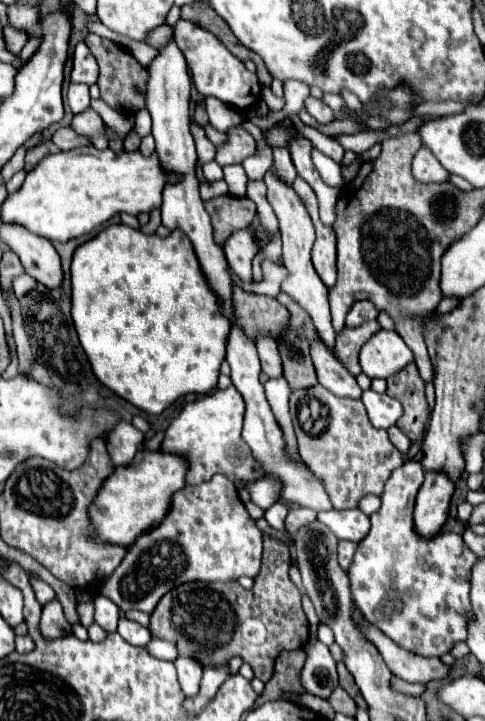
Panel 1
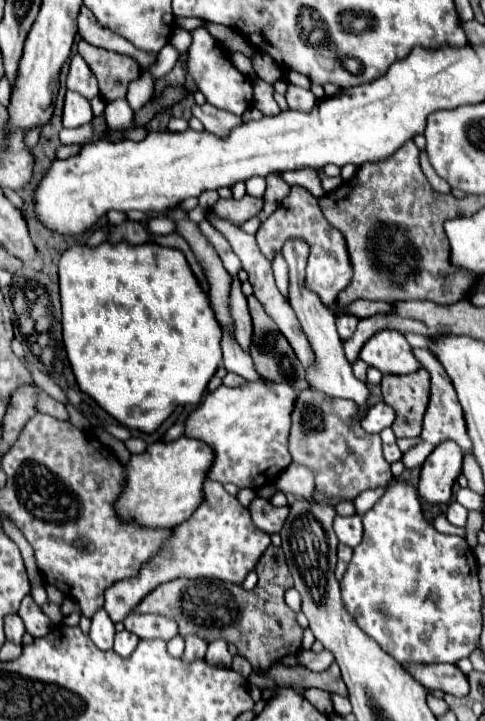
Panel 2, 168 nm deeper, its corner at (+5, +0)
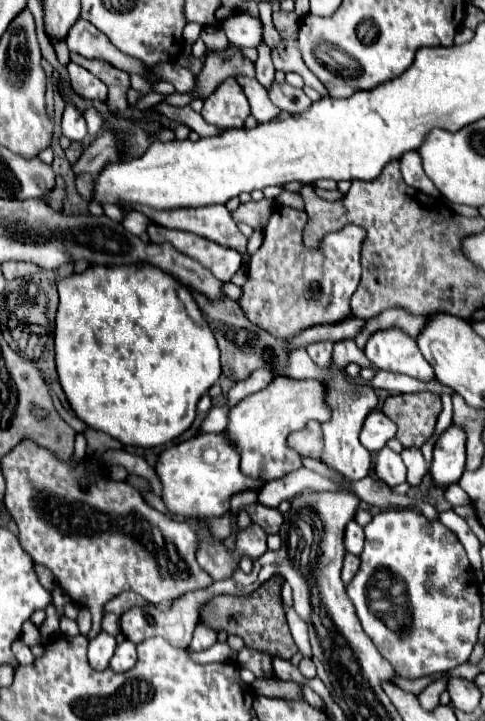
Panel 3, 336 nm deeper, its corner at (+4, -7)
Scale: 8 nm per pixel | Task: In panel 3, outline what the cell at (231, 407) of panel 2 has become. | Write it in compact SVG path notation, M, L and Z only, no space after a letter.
M285 376L273 378L263 390L249 394L237 402L229 414L227 440L241 456L241 472L253 480L269 482L303 466L301 456L287 448L287 436L301 430L309 420L325 422L329 406L325 404L325 386L319 380L293 380Z

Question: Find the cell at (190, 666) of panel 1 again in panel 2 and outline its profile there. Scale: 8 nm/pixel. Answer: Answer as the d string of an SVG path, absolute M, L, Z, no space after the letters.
M186 635L184 639L186 639L186 651L182 655L182 661L190 663L194 659L204 659L208 643L204 639L198 639L198 635Z

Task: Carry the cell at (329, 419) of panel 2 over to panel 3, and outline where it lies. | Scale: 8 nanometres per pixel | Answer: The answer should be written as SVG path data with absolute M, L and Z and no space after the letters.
M311 420L303 430L297 430L289 434L287 444L291 450L295 450L299 456L307 458L321 458L323 452L323 434L321 434L321 424Z

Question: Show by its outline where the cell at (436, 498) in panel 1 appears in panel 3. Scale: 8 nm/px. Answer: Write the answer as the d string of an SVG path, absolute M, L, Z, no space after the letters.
M449 426L433 448L433 462L429 474L433 484L447 488L455 484L465 470L465 434L457 426Z

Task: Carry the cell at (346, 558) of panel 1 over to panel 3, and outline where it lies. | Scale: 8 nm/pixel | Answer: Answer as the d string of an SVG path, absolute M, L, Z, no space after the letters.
M345 554L345 560L343 560L343 574L341 574L341 578L343 578L345 584L351 582L351 578L353 578L355 572L357 572L357 568L359 568L359 558L357 558L355 554Z

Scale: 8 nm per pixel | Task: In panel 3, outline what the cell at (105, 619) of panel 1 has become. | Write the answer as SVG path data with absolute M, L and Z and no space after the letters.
M101 632L97 634L95 638L89 640L89 662L93 668L97 670L103 670L109 666L109 660L115 652L115 638L107 632Z

